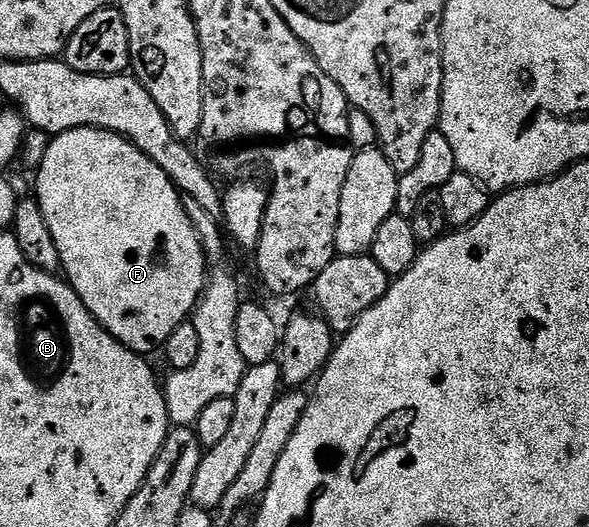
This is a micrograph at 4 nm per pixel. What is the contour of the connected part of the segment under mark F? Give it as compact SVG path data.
M79 127L55 136L48 143L35 175L34 197L40 202L42 217L46 217L46 226L50 228L50 234L54 237L54 245L58 245L58 257L63 274L86 305L88 312L119 343L126 345L132 351L145 357L151 356L151 351L159 352L170 337L170 333L174 333L178 325L189 322L190 316L196 310L196 304L200 302L200 297L204 293L204 285L208 282L210 270L208 259L204 255L204 243L200 240L200 234L194 229L188 211L184 207L184 199L170 181L170 177L166 177L166 173L158 169L158 165L154 165L154 161L150 161L150 157L146 157L146 153L139 151L129 139L123 139L113 131L100 131L97 127Z

